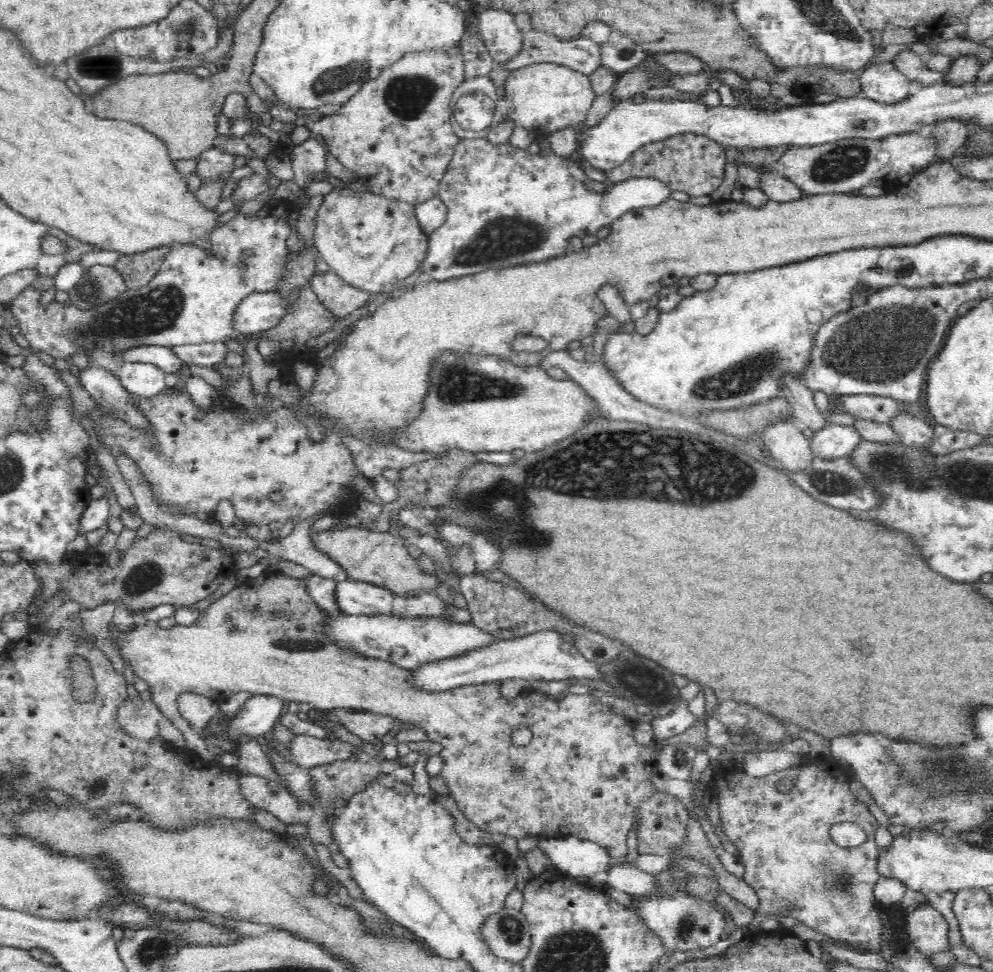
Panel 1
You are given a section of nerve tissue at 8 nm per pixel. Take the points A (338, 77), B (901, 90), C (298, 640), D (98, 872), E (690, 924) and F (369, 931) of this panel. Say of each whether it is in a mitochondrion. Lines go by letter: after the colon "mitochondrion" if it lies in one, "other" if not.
A: mitochondrion
B: other
C: mitochondrion
D: other
E: mitochondrion
F: other

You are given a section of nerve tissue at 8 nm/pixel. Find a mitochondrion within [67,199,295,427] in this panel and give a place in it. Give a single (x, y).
(88, 300)

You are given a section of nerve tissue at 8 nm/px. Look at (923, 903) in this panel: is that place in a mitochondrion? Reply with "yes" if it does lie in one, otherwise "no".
no

